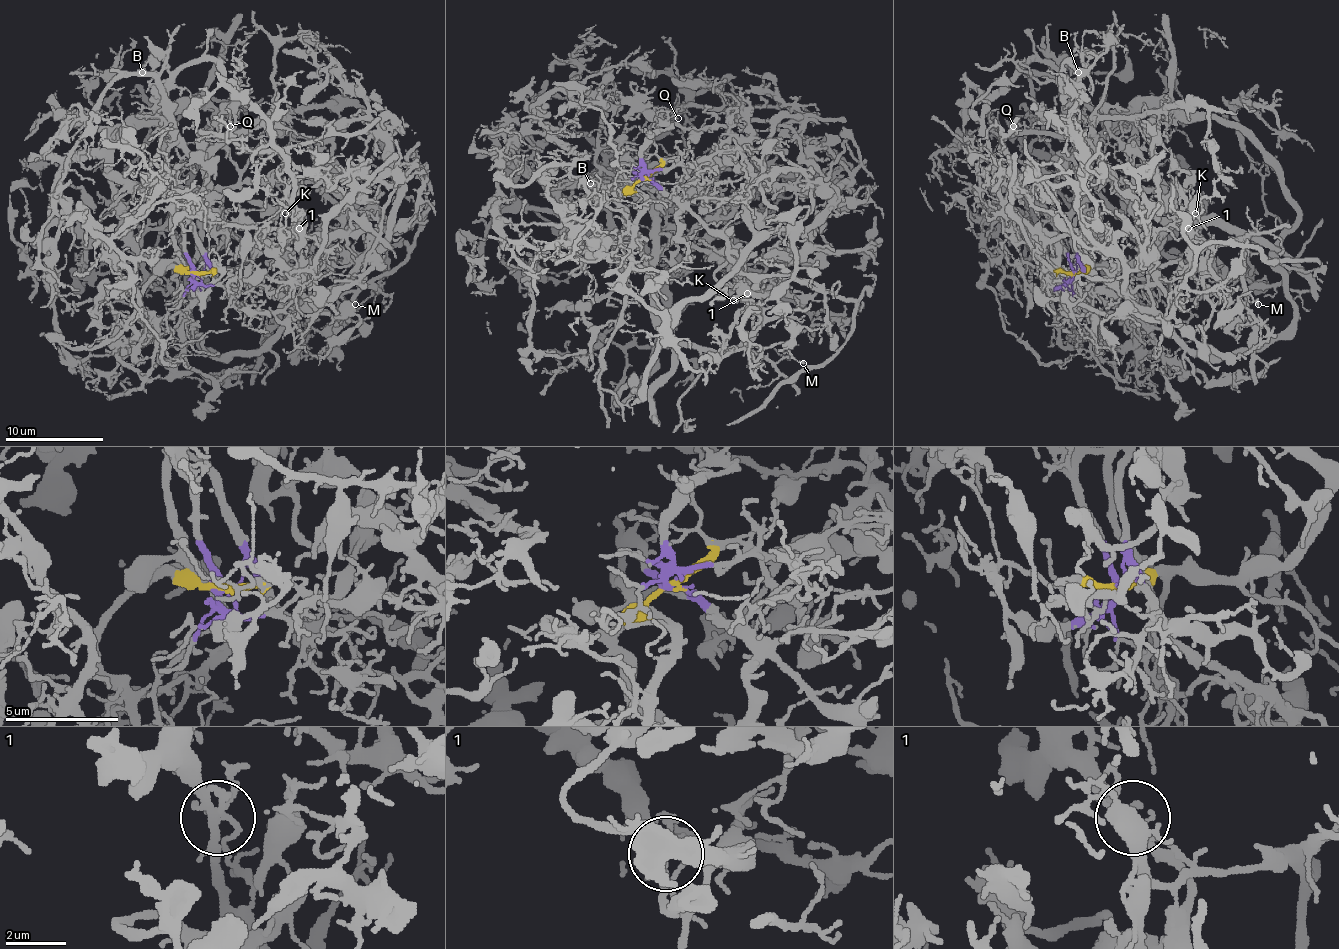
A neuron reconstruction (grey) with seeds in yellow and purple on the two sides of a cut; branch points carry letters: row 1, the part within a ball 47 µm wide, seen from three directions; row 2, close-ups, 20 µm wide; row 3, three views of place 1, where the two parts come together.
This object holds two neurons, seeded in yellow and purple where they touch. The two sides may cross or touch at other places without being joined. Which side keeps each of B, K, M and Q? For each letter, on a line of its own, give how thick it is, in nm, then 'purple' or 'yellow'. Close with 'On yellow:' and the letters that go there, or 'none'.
B: 90 nm thick; purple
K: 90 nm thick; purple
M: 160 nm thick; yellow
Q: 140 nm thick; yellow
On yellow: M, Q

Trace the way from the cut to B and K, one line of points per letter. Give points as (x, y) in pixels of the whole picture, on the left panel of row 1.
B: (196, 273), (206, 251), (179, 207), (112, 172), (115, 140), (159, 113), (166, 64), (142, 71)
K: (196, 273), (208, 266), (230, 288), (274, 290), (284, 268), (267, 263), (304, 263), (282, 185), (284, 214)

